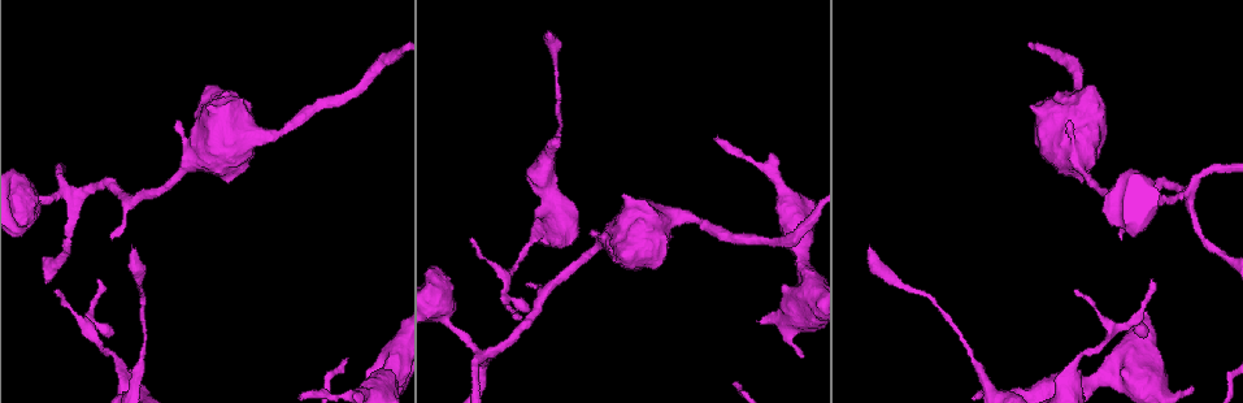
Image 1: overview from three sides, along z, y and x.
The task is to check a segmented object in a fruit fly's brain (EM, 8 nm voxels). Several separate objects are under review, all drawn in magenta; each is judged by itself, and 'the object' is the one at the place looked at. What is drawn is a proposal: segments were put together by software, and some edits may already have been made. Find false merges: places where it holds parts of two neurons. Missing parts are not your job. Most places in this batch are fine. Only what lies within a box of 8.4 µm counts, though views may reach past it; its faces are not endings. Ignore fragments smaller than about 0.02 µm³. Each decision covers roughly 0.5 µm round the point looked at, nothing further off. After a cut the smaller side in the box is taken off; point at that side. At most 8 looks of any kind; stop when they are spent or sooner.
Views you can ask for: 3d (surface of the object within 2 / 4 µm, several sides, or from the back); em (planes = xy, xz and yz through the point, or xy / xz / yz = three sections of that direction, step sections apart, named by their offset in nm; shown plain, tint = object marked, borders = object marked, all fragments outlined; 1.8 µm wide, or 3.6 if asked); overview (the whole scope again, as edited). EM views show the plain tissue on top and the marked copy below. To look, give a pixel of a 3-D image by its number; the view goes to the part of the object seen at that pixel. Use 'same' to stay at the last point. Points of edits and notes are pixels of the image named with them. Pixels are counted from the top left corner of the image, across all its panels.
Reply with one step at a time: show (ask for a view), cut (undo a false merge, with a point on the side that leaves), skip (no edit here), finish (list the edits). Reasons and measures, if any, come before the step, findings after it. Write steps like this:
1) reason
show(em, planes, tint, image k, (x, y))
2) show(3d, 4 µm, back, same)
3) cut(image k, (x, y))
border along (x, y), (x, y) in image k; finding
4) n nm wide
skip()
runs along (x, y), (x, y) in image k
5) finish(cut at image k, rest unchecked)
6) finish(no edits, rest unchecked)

sharp bend
show(em, planes, tint, image 1, (505, 290))

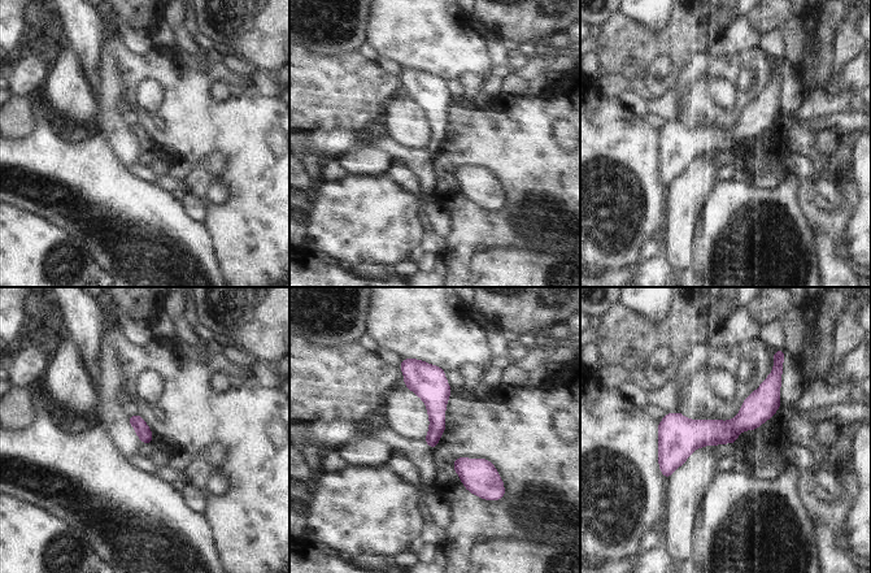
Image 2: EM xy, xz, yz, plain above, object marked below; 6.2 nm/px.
90 nm wide
skip()
runs along (775, 373), (737, 425), (699, 433), (663, 469) in image 2; one neuron here

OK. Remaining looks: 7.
calibre changes
show(3d, 2 µm, image 1, (902, 285))

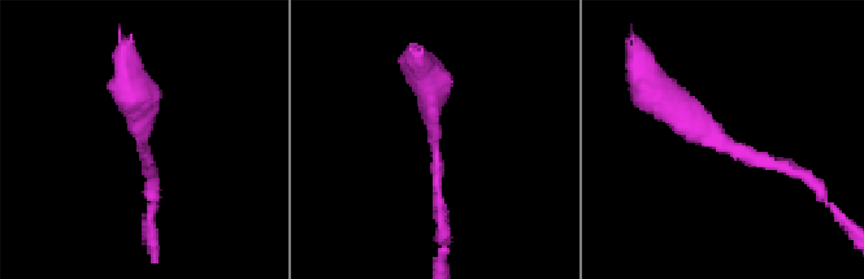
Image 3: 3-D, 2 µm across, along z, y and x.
shape alone is not enough
show(em, planes, tint, image 3, (145, 146))

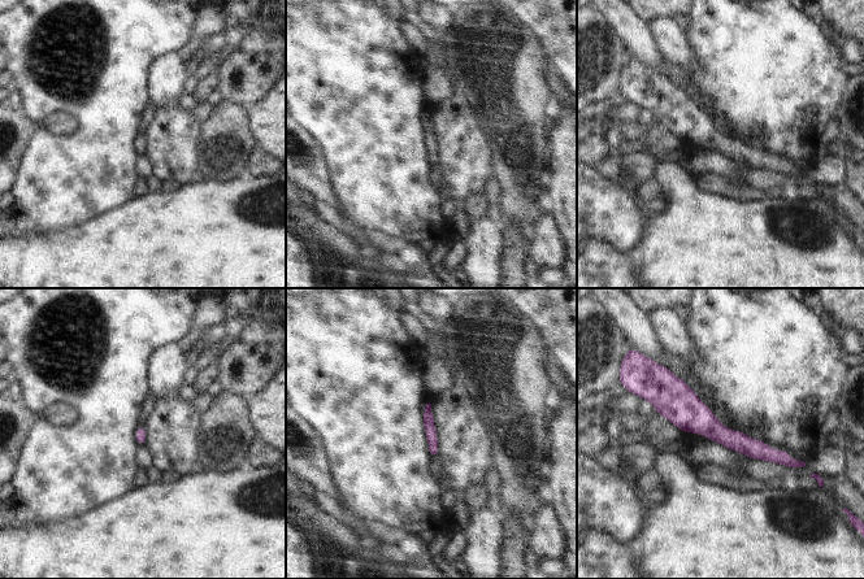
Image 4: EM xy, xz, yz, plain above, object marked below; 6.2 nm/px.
skip()
runs along (656, 394), (724, 436), (794, 464) in image 4; continuous, no second neuron

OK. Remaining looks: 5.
calibre changes
show(em, planes, tint, image 1, (387, 380))

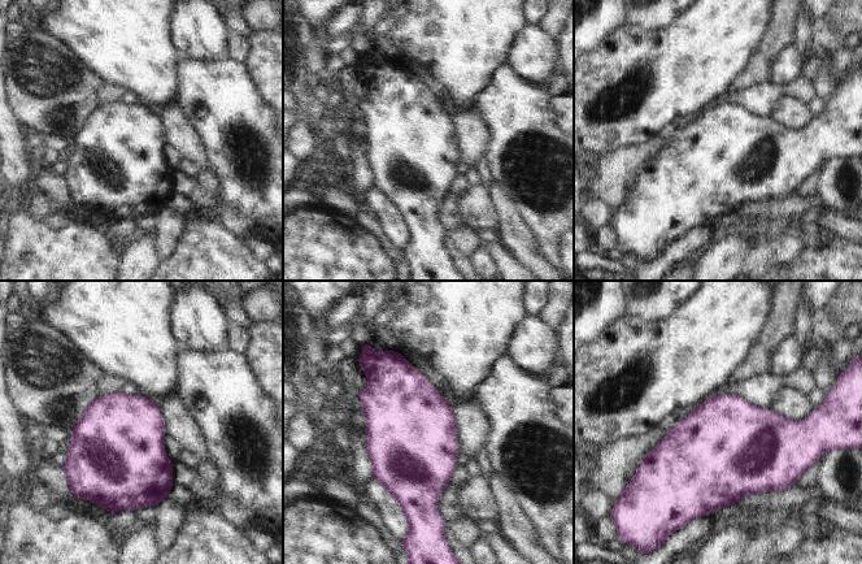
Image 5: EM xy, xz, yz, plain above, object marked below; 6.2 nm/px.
skip()
all the same neuron

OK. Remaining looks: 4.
finish(no edits, rest unchecked)

